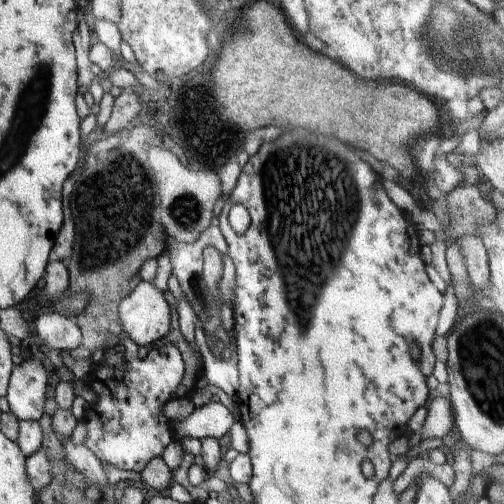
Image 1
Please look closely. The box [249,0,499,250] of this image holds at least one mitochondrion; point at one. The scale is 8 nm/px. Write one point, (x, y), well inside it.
(443, 36)

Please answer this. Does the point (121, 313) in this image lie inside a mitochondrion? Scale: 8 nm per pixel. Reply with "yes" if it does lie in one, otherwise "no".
no

